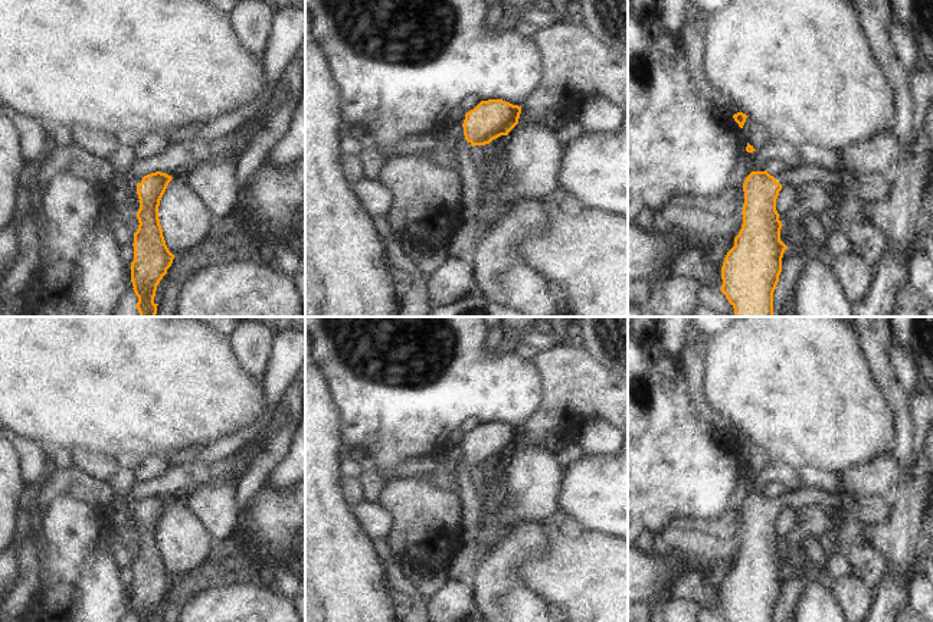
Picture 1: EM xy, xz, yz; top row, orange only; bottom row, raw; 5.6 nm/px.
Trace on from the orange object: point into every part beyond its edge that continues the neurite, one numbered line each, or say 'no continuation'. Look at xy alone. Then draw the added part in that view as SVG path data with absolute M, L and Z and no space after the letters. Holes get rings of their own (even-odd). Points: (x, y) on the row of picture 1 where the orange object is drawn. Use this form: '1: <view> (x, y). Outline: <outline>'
1: xy (136, 200). Outline: M143 177L138 179L138 180L132 180L131 181L131 196L132 196L132 203L134 203L134 210L138 212L140 209L140 199L138 199L138 194L137 194L137 184L141 183Z

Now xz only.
1: xz (462, 244). Outline: M465 140L456 147L456 171L462 180L462 222L448 242L448 258L471 258L475 252L478 200L485 190L485 174L471 160L471 143Z

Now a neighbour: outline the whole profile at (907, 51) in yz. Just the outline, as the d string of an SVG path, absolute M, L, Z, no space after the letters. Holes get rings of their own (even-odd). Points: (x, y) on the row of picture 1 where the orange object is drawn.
M890 22L888 37L891 40L894 55L904 69L913 69L923 62L920 45L914 40L910 26L903 22Z

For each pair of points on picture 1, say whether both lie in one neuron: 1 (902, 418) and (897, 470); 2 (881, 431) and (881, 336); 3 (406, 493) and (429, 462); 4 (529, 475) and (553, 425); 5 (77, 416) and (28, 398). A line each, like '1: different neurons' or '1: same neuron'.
1: different neurons
2: different neurons
3: different neurons
4: different neurons
5: same neuron

